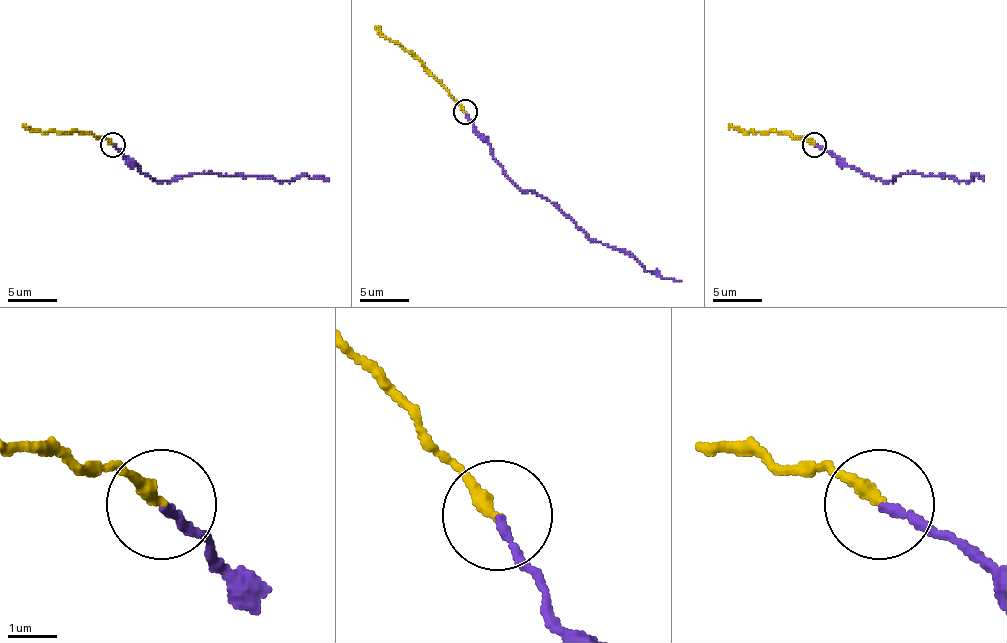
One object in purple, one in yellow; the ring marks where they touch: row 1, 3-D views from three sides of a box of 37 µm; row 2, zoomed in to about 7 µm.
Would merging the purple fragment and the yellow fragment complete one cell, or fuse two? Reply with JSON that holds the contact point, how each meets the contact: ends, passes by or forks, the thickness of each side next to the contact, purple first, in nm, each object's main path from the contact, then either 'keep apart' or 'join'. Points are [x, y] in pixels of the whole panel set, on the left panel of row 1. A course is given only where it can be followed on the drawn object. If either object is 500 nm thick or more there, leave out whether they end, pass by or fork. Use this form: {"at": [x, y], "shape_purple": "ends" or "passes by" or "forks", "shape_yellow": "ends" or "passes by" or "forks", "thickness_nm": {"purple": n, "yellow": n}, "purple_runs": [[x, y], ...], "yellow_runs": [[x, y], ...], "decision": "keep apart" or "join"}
{"at": [113, 144], "shape_purple": "ends", "shape_yellow": "ends", "thickness_nm": {"purple": 160, "yellow": 280}, "purple_runs": [[113, 144], [140, 171], [157, 180], [201, 173], [292, 180], [301, 175], [328, 180]], "yellow_runs": [[113, 144], [103, 136], [72, 132], [35, 132], [23, 124]], "decision": "join"}

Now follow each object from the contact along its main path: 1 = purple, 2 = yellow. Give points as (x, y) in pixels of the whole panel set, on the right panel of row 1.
1: (814, 144), (849, 166), (880, 180), (893, 180), (905, 173), (971, 180), (976, 175), (983, 180)
2: (814, 144), (802, 136), (741, 132), (729, 124)

